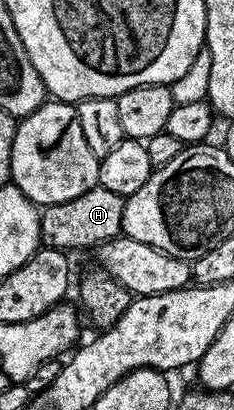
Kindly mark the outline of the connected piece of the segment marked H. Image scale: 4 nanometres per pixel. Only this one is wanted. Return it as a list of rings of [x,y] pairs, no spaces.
[[[94,187],[78,198],[47,205],[40,213],[40,243],[46,248],[89,248],[95,250],[107,240],[115,240],[124,231],[122,214],[125,197],[114,194],[114,190]]]

